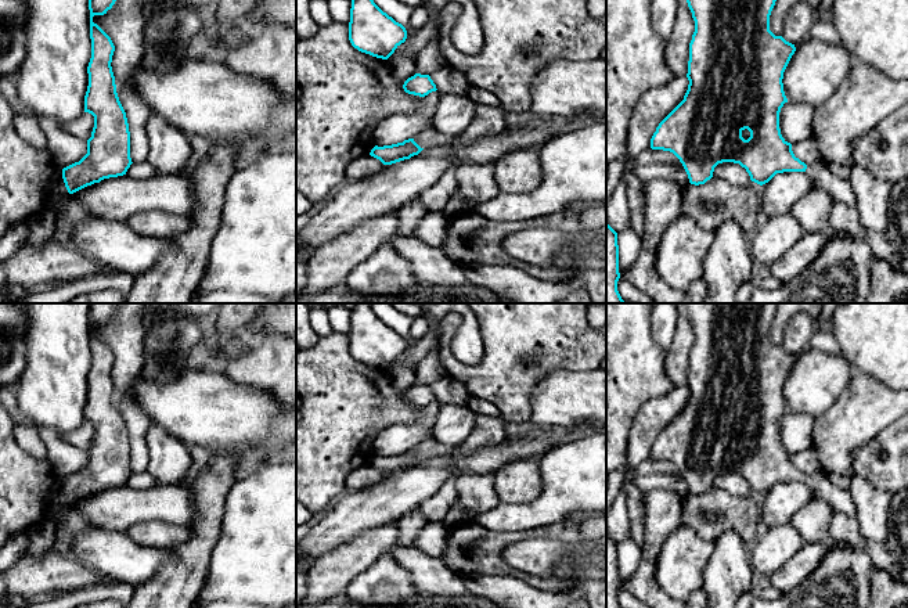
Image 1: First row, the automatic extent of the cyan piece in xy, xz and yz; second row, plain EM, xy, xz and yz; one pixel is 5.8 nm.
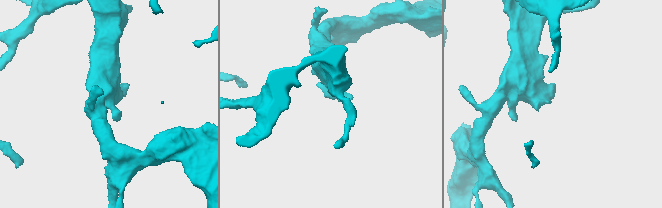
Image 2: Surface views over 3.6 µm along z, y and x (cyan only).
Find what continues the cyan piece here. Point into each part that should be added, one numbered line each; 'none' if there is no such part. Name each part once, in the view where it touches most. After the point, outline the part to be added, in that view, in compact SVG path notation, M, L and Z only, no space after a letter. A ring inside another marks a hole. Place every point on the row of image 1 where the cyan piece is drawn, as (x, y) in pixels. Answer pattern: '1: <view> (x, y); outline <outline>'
1: xy (56, 187); outline M58 169L54 172L54 175L50 179L50 183L47 186L47 195L48 195L48 205L51 204L51 201L57 197L65 195L68 193L64 179L62 179L62 169Z

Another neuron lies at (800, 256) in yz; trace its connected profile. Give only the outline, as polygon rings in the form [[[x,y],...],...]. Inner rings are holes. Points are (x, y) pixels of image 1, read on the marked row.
[[[830,230],[806,233],[782,258],[770,265],[765,273],[777,277],[781,283],[793,280],[811,266],[832,237]]]

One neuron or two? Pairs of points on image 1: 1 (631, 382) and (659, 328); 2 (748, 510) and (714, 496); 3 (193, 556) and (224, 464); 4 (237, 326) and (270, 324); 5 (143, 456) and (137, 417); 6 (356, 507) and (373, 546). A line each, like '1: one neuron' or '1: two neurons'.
1: two neurons
2: one neuron
3: one neuron
4: two neurons
5: one neuron
6: two neurons

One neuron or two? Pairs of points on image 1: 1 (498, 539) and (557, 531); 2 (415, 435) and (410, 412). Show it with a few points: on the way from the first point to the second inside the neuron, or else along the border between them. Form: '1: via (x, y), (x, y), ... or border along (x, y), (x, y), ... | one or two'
1: via (512, 538), (543, 532) | one
2: border along (422, 407), (414, 421), (393, 423), (382, 431) | two

